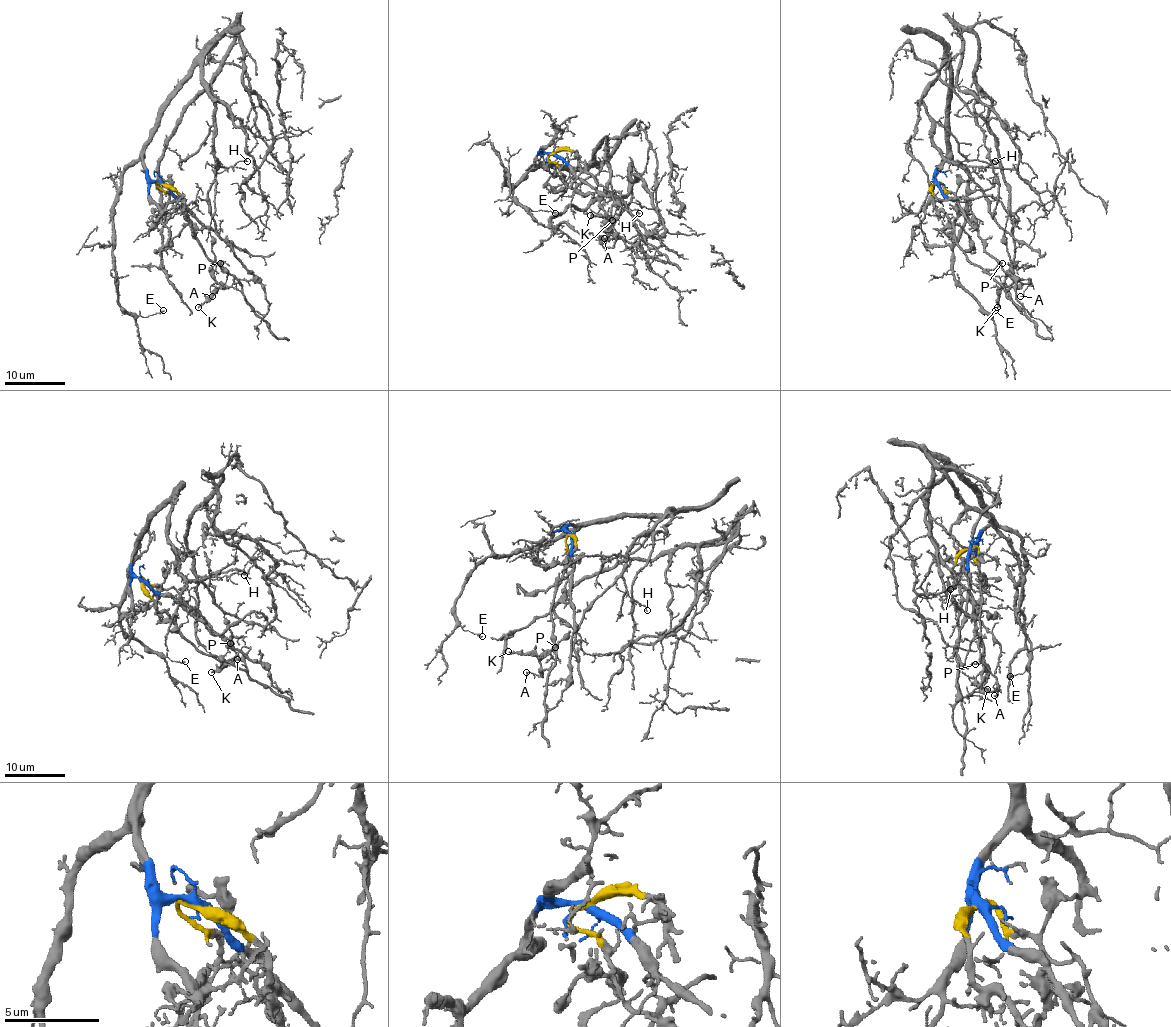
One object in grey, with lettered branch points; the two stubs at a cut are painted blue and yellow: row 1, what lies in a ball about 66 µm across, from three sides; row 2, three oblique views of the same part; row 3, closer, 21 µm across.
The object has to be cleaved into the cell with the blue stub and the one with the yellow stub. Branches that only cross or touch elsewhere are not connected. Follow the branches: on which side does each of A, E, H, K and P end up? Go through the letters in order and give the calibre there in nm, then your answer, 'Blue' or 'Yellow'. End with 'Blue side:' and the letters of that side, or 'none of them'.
A: Thickness 110 nm. Yellow
E: Thickness 170 nm. Blue
H: Thickness 130 nm. Blue
K: Thickness 190 nm. Yellow
P: Thickness 110 nm. Yellow
Blue side: E, H

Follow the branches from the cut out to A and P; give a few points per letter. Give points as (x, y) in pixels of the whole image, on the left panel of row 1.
A: (161, 184), (171, 187), (183, 199), (192, 237), (229, 273), (224, 286), (220, 282), (211, 286), (212, 296)
P: (161, 184), (171, 187), (182, 197), (192, 237), (204, 253), (224, 270), (220, 262)

